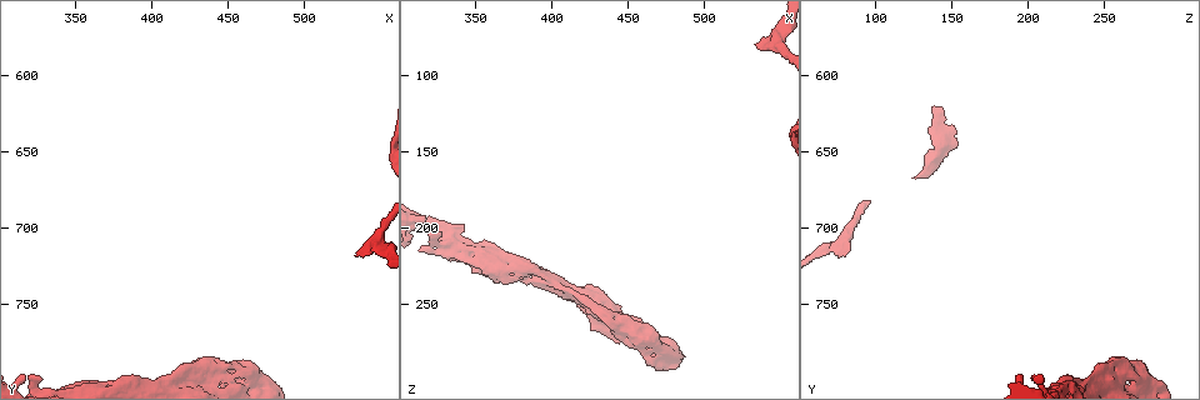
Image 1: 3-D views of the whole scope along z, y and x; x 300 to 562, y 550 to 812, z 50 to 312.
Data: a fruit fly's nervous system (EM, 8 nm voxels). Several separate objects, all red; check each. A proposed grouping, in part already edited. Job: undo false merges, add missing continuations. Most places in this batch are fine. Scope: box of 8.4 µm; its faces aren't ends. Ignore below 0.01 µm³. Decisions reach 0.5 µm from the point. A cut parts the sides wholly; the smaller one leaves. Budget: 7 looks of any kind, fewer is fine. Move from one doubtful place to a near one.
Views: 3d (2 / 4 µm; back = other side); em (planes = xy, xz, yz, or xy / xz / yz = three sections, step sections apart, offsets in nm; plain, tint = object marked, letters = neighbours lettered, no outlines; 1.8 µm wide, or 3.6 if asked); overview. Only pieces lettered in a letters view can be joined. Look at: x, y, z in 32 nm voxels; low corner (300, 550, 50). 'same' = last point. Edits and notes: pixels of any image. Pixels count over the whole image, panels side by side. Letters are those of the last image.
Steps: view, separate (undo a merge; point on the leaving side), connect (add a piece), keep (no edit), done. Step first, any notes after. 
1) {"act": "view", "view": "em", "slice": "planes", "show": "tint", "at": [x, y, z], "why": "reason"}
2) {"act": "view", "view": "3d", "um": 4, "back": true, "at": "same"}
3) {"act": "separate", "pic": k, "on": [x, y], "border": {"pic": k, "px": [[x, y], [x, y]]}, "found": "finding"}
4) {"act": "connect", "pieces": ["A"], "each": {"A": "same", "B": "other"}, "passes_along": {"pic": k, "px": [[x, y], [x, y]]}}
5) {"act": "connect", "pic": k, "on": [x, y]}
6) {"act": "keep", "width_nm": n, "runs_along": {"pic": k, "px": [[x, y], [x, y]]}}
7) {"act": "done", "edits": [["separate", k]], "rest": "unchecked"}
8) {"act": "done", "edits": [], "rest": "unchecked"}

{"act": "view", "view": "em", "slice": "yz", "step": 4, "show": "tint", "at": [470, 790, 270], "why": "closes a loop"}

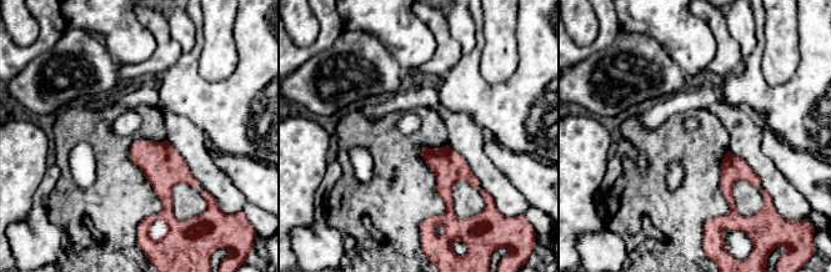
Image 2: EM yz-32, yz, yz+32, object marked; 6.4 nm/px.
{"act": "view", "view": "em", "slice": "planes", "show": "tint", "at": "same"}

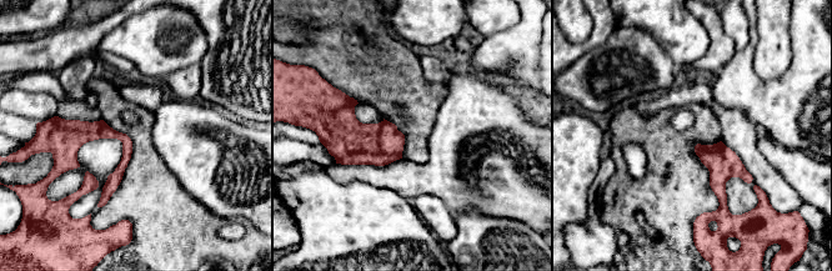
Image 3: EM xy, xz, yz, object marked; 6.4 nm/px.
{"act": "view", "view": "em", "slice": "planes", "show": "letters", "at": "same"}

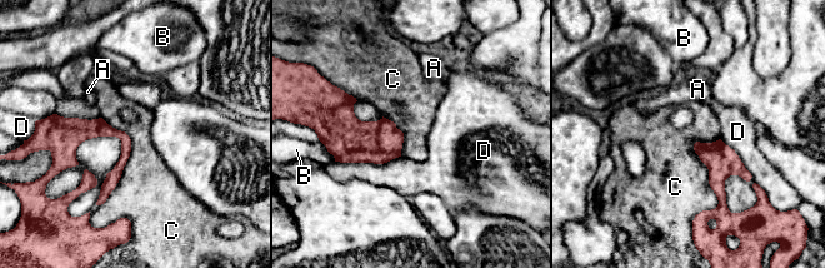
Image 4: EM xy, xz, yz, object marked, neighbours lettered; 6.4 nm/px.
{"act": "keep", "each": {"A": "other", "B": "other", "C": "other", "D": "other"}, "runs_along": {"pic": 4, "px": [[56, 124], [125, 140], [103, 198]]}, "found": "continuous, no second neuron"}

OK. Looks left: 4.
{"act": "view", "view": "3d", "um": 2, "at": [418, 794, 244], "why": "free end"}

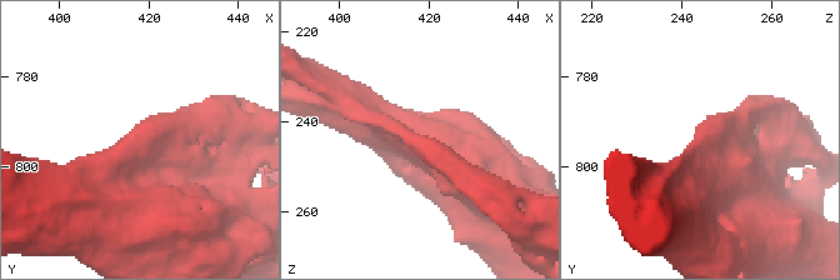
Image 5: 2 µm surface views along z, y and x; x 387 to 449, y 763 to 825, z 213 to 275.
{"act": "view", "view": "em", "slice": "planes", "show": "letters", "at": [419, 792, 242], "why": "shape alone is not enough"}

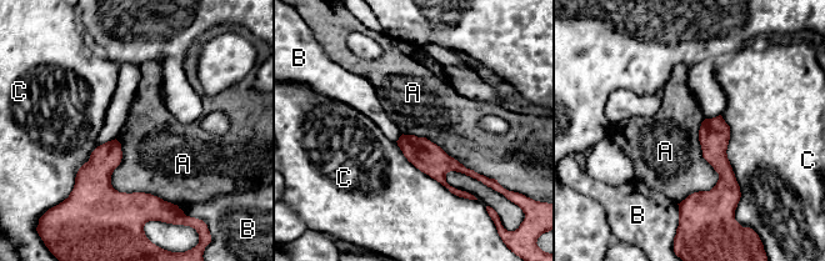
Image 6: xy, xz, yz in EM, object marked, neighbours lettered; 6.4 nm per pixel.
{"act": "keep", "longest_contact_nm": ["C", 600], "each": {"A": "other", "B": "other", "C": "other"}, "runs_along": {"pic": 6, "px": [[719, 119], [723, 185], [688, 205]]}, "found": "none of them fits"}

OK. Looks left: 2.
{"act": "done", "edits": [], "rest": "unchecked"}

